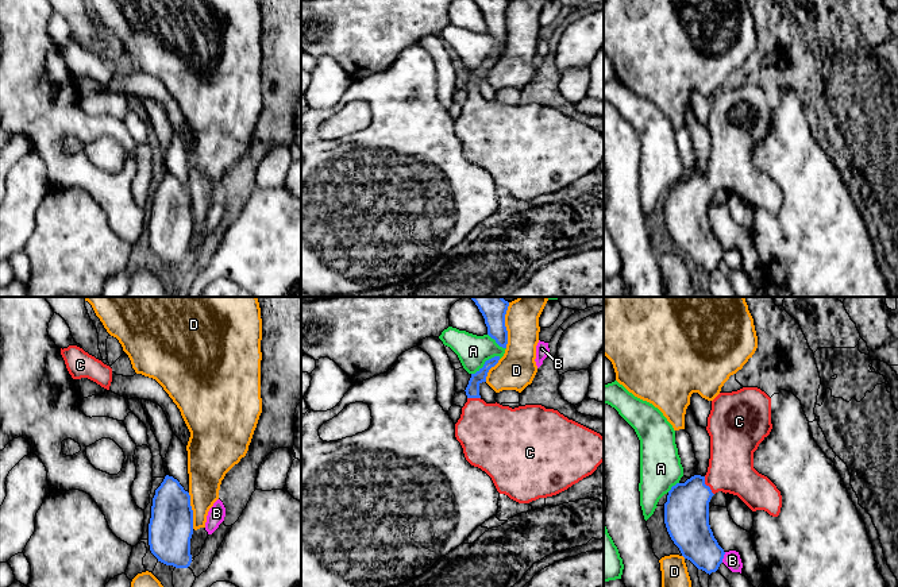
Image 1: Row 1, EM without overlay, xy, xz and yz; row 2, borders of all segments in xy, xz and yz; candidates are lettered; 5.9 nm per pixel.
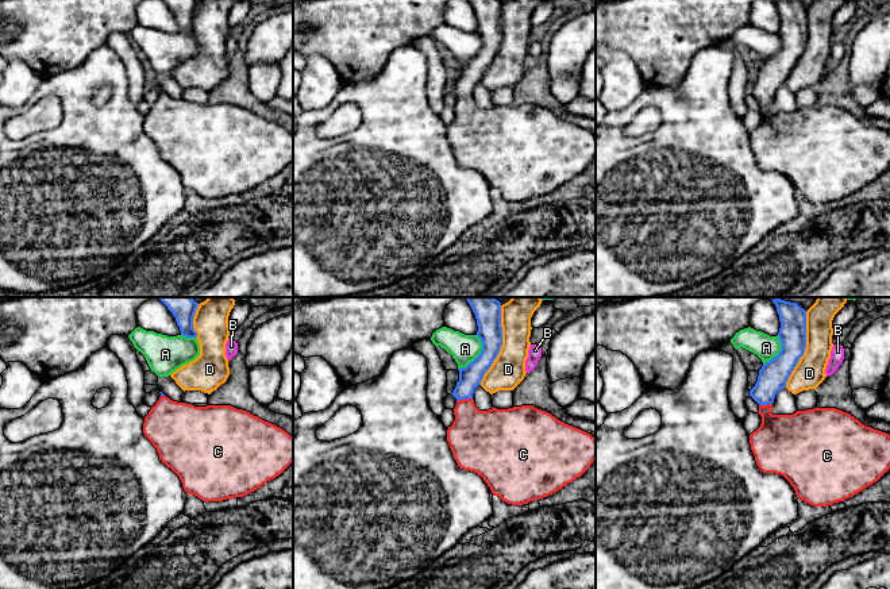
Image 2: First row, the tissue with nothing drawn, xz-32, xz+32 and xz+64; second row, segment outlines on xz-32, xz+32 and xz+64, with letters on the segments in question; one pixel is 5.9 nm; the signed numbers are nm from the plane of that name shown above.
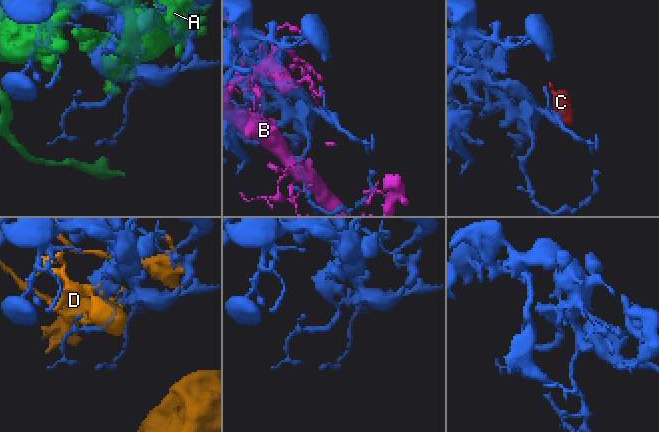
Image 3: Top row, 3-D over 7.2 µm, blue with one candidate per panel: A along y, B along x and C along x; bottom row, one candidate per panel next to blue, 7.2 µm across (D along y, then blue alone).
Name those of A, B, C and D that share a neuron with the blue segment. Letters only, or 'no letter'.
C

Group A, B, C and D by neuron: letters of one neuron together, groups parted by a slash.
A / B / C / D

